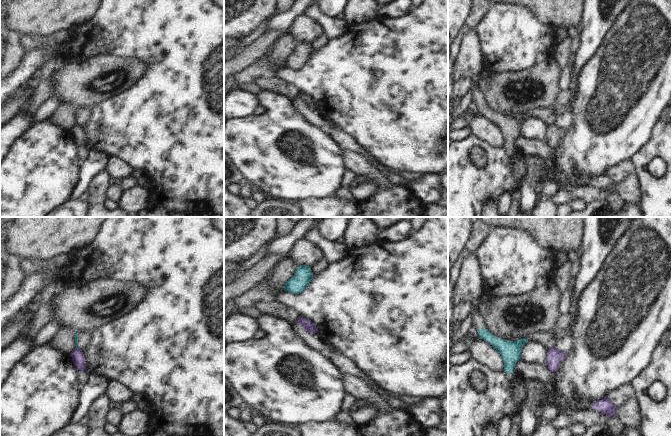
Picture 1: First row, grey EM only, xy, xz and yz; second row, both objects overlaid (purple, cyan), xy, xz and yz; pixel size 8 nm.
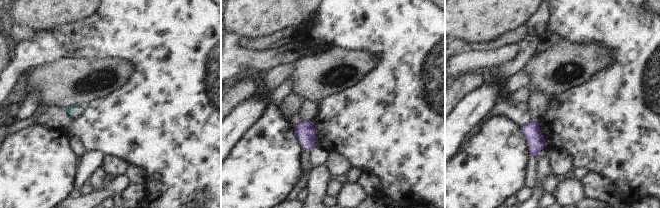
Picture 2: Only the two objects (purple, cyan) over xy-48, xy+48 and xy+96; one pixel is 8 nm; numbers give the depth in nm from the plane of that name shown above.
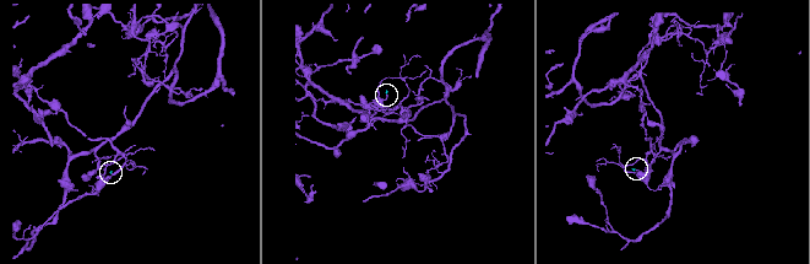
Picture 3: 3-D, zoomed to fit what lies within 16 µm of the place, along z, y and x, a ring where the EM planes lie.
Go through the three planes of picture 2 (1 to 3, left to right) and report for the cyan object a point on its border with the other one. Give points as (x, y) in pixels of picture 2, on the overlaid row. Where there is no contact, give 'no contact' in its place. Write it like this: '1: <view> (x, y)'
1: no contact
2: no contact
3: no contact

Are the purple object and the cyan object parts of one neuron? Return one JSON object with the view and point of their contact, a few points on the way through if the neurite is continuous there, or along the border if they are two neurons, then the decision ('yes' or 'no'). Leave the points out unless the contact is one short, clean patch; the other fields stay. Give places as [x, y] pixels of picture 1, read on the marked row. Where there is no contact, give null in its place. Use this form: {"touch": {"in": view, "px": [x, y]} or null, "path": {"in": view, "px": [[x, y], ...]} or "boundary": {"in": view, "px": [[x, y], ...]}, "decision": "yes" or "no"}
{"touch": {"in": "xy", "px": [78, 349]}, "boundary": {"in": "xy", "px": [[76, 347], [79, 349]]}, "decision": "no"}

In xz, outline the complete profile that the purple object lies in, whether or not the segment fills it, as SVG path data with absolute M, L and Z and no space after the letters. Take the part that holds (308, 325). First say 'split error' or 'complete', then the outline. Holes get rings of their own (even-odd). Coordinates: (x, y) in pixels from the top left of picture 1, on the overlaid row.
complete; M299 316L297 321L298 323L300 323L308 332L314 334L317 333L318 329L316 327L316 325L314 323L312 323L311 321Z

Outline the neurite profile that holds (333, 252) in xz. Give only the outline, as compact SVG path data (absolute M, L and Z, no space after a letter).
M315 226L305 233L303 239L315 244L323 252L328 265L341 261L350 252L345 244L323 238Z

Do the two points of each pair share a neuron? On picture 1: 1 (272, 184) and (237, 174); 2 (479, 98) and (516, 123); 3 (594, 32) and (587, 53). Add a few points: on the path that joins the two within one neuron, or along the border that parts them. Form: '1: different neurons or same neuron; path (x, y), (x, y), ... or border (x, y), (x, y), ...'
1: different neurons; border (234, 162), (245, 176)
2: same neuron; path (484, 108), (491, 115), (506, 123)
3: same neuron; path (592, 37), (588, 48)

